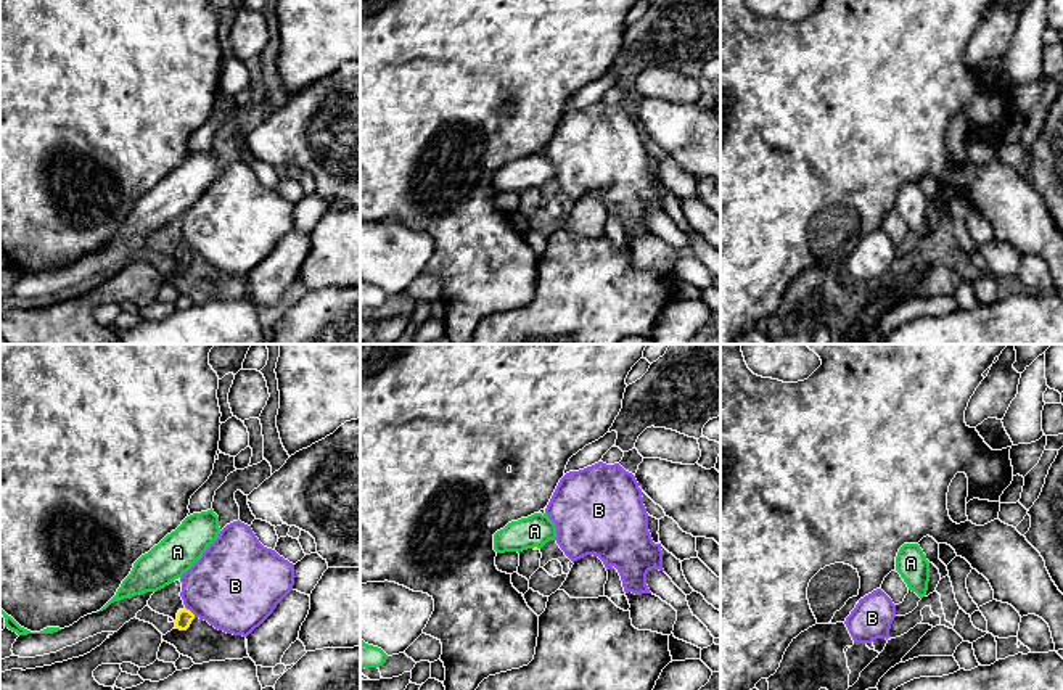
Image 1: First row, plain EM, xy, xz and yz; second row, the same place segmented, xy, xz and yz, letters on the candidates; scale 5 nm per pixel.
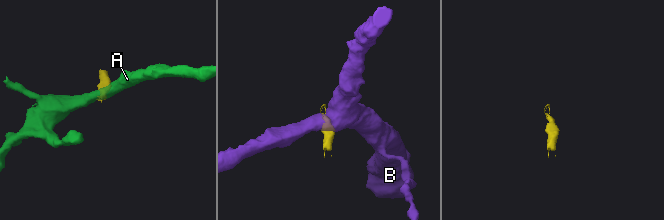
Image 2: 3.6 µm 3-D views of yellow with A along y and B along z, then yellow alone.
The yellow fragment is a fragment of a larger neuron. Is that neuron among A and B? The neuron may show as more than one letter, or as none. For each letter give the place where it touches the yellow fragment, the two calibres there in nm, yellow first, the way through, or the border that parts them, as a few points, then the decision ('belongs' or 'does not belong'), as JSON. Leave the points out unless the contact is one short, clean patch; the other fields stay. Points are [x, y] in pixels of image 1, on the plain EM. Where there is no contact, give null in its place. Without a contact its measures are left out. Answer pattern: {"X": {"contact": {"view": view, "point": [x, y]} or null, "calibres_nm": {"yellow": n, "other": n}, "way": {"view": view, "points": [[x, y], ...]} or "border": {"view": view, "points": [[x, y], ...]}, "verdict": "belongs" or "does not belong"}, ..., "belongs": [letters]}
{"A": {"contact": {"view": "xz", "point": [536, 187]}, "calibres_nm": {"yellow": 20, "other": 160}, "border": {"view": "xz", "points": [[533, 187], [539, 188]]}, "verdict": "does not belong"}, "B": {"contact": {"view": "xy", "point": [190, 251]}, "calibres_nm": {"yellow": 80, "other": 440}, "border": {"view": "xy", "points": [[185, 246], [195, 256]]}, "verdict": "does not belong"}, "belongs": []}

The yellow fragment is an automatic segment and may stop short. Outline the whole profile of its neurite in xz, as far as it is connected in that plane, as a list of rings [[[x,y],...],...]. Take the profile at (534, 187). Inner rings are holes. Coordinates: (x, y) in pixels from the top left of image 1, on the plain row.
[[[537,187],[519,191],[519,206],[516,212],[529,220],[540,207],[540,198],[542,193]]]

